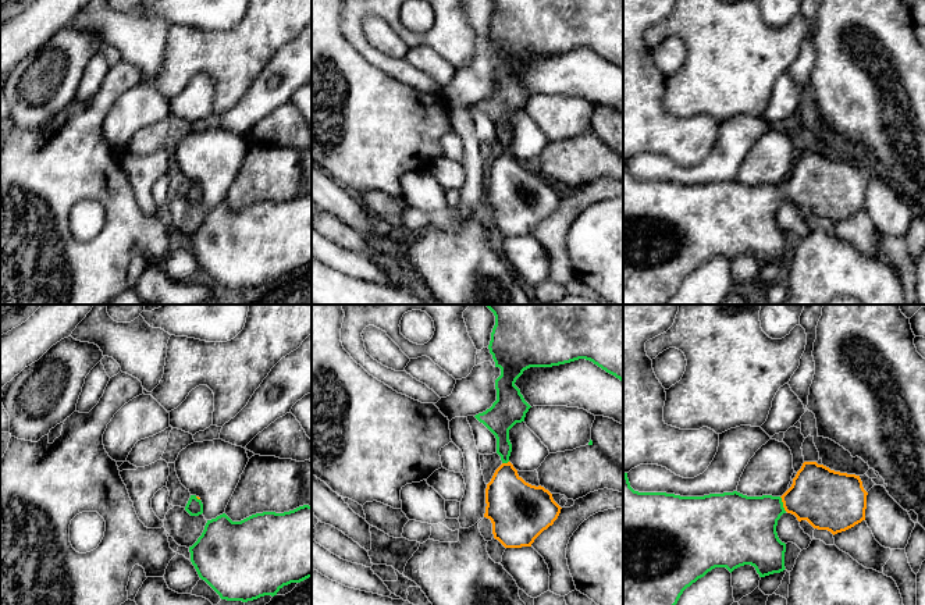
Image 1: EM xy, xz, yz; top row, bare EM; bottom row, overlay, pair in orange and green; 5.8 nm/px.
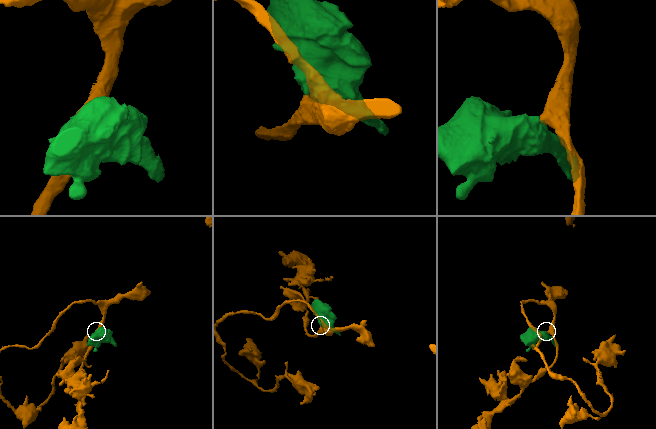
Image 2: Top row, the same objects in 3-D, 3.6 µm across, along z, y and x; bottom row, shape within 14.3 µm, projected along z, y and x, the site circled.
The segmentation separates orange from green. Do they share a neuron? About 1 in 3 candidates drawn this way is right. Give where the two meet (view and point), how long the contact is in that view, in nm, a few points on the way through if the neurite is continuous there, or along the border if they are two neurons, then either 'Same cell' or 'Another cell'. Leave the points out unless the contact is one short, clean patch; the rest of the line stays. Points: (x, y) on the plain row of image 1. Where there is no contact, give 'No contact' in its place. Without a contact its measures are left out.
Touches orange at yz (783, 192). Shared border 100 nm. Path across: yz (826, 188), (797, 188), (783, 192), (767, 198), (746, 213). Same cell

